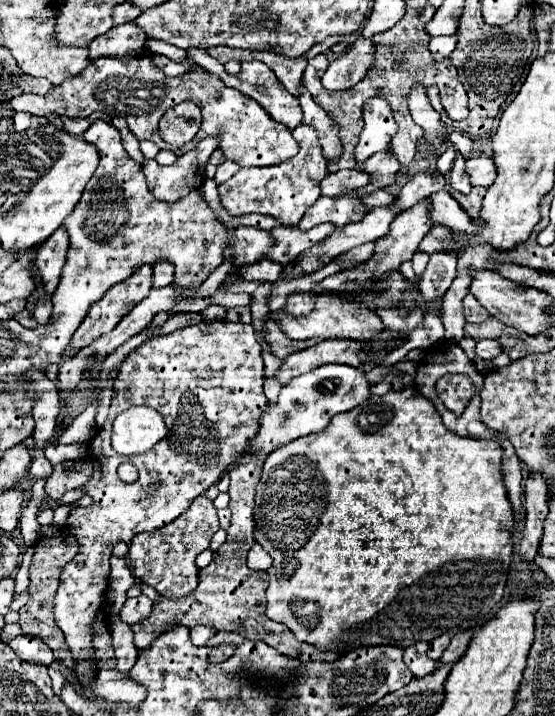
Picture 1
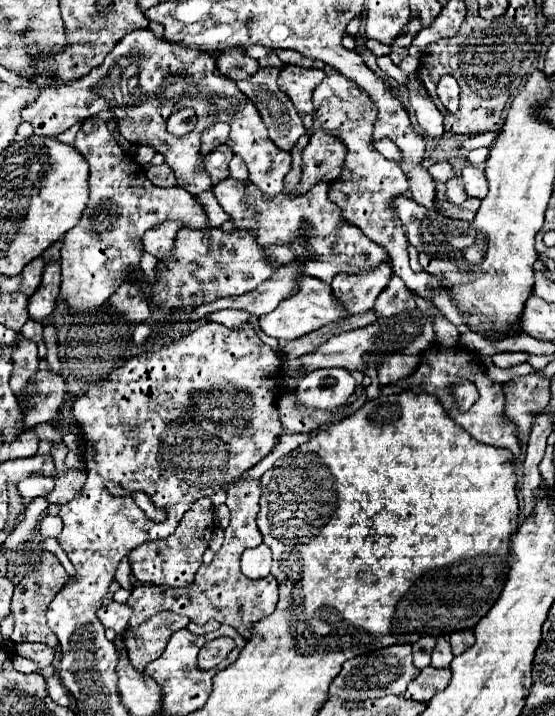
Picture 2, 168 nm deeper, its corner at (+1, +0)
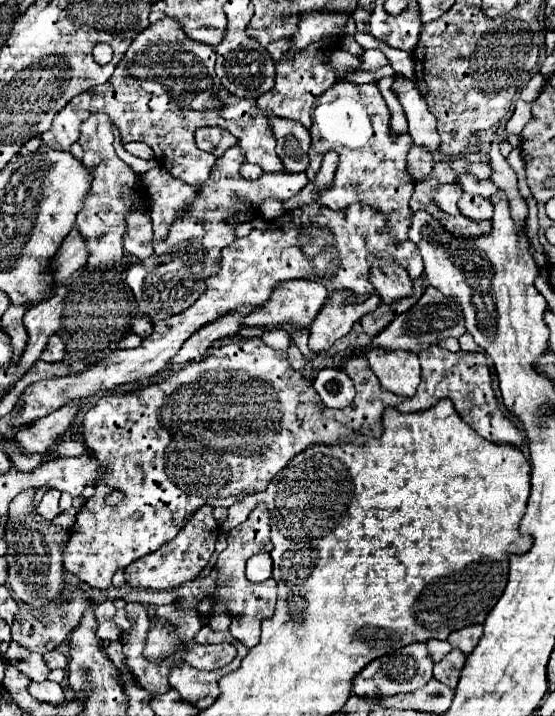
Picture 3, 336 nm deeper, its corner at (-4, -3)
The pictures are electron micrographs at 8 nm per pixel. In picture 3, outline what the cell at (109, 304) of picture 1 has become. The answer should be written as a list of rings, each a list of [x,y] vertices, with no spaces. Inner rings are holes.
[[[146,316],[136,317],[131,323],[131,330],[139,337],[149,337],[149,333],[153,333],[153,323]]]

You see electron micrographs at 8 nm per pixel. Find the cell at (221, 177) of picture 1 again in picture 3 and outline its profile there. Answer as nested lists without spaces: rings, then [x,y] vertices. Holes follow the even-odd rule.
[[[245,163],[245,165],[241,167],[241,177],[247,179],[247,181],[255,181],[255,179],[259,179],[261,175],[263,175],[263,169],[257,167],[257,165],[253,165],[253,163]]]

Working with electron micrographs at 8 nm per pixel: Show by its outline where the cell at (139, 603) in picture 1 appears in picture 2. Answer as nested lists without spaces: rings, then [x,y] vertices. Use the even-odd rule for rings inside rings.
[[[112,602],[108,606],[102,606],[102,610],[98,612],[102,624],[106,628],[112,628],[116,634],[122,634],[128,628],[128,620],[132,616],[132,608],[126,604],[118,604]]]

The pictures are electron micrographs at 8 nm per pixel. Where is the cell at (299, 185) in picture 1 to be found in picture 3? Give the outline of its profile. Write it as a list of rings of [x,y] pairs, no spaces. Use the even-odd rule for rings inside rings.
[[[353,203],[351,207],[341,211],[331,211],[325,207],[313,209],[313,205],[295,209],[293,213],[287,213],[285,217],[269,223],[267,231],[255,229],[247,237],[235,239],[231,247],[223,249],[221,271],[209,277],[207,291],[191,305],[189,311],[153,325],[153,333],[143,339],[139,347],[111,353],[79,375],[31,383],[15,405],[19,409],[19,415],[13,417],[9,425],[29,425],[49,415],[51,411],[61,409],[73,399],[91,397],[101,391],[113,391],[127,383],[147,381],[169,363],[169,359],[181,349],[185,339],[189,339],[195,331],[245,305],[263,305],[281,281],[309,279],[321,283],[327,291],[347,289],[353,293],[367,295],[373,291],[373,285],[369,283],[369,253],[383,253],[389,259],[397,261],[409,271],[411,279],[423,275],[423,259],[417,245],[413,245],[413,241],[409,239],[405,241],[405,247],[393,241],[389,235],[387,217],[371,205]]]

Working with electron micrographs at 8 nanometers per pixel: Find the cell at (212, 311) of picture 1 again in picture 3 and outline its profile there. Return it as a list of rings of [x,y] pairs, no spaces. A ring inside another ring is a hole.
[[[273,329],[273,331],[267,331],[263,337],[261,337],[261,341],[265,343],[265,345],[269,345],[269,347],[273,347],[273,349],[281,349],[281,351],[285,351],[289,345],[291,345],[291,335],[285,331],[285,329]]]

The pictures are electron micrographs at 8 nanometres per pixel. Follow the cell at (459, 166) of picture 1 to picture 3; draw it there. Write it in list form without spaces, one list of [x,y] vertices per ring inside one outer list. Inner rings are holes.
[[[451,183],[451,185],[439,185],[439,189],[435,191],[433,195],[433,203],[445,211],[447,215],[459,215],[459,209],[457,209],[457,201],[459,197],[463,195],[461,187],[457,183]]]

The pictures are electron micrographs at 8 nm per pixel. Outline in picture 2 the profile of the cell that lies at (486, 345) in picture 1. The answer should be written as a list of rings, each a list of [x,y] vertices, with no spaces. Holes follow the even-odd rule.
[[[498,352],[494,356],[490,356],[492,362],[500,368],[510,368],[510,366],[516,366],[520,362],[526,362],[528,360],[528,354],[526,352]]]

